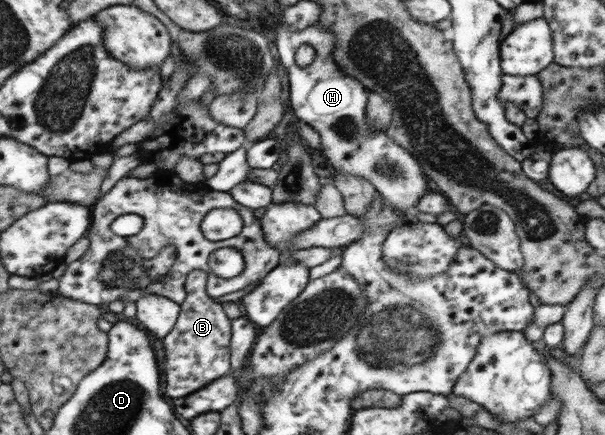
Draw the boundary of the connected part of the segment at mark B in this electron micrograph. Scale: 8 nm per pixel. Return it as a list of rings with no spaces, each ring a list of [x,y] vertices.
[[[195,271],[187,278],[187,300],[180,304],[179,319],[163,339],[165,347],[165,391],[170,398],[186,398],[204,386],[229,373],[229,343],[232,343],[231,321],[219,303],[209,299],[207,274]]]

